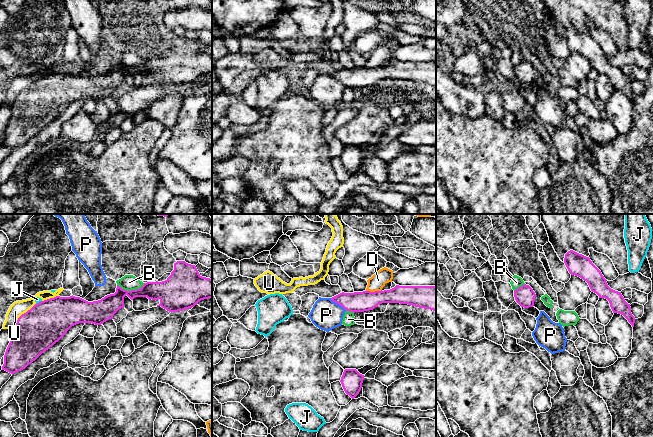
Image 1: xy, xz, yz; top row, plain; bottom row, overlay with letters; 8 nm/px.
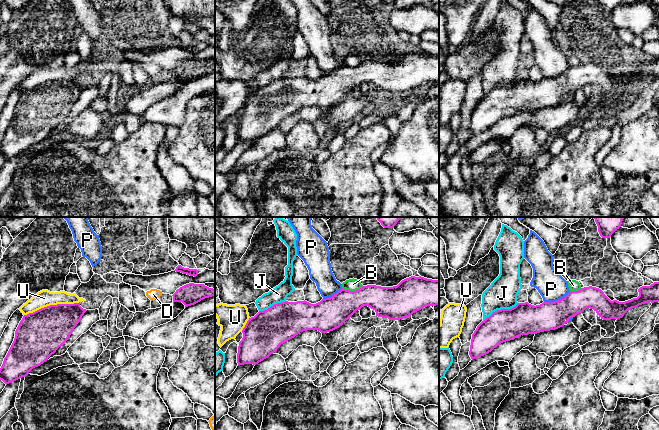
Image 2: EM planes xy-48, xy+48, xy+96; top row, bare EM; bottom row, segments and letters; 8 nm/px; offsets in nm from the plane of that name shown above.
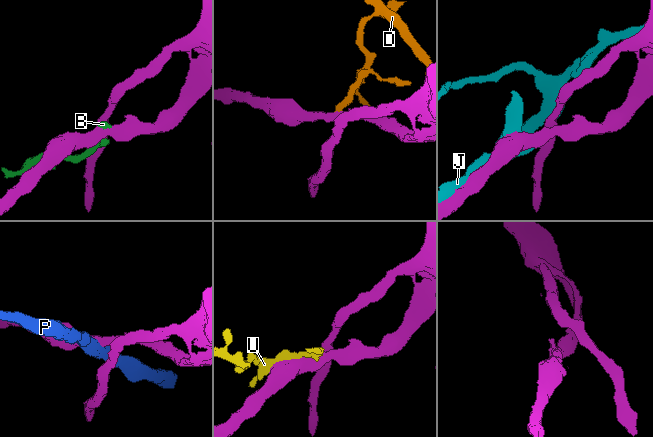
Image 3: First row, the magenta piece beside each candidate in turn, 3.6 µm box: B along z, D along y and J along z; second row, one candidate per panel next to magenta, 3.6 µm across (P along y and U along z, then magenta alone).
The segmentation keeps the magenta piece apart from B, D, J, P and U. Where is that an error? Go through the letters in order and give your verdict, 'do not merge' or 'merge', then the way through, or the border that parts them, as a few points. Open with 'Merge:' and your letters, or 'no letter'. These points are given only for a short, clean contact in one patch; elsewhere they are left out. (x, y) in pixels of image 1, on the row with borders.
Merge: no letter
B: do not merge; border xy (144, 283), (139, 288), (130, 290), (124, 290), (117, 284)
D: do not merge
J: do not merge
P: do not merge; border xz (330, 298), (346, 310)
U: do not merge

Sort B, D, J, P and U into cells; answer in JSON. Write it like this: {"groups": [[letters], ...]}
{"groups": [["B", "D"], ["J"], ["P"], ["U"]]}

